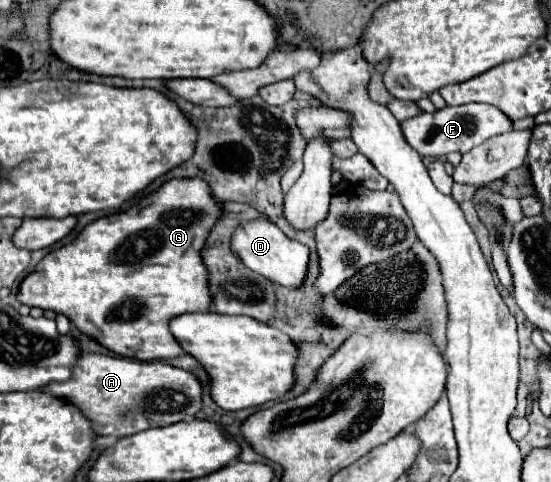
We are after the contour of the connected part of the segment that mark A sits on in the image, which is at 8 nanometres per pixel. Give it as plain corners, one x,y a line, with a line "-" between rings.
82,353
74,365
74,377
62,385
46,387
48,393
66,397
82,409
98,429
98,435
134,435
152,427
166,427
178,421
194,419
202,409
202,383
190,371
162,361
142,363
136,359
110,357
100,353

